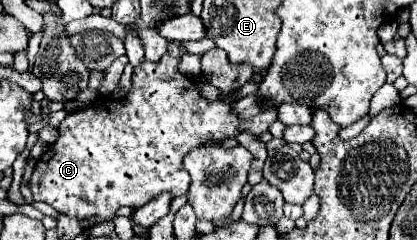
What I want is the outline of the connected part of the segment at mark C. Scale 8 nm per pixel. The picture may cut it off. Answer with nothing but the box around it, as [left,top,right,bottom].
[28,43,242,219]

